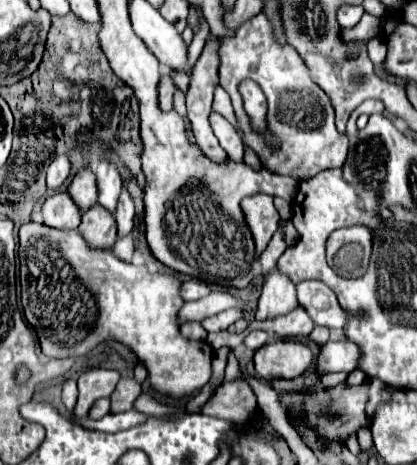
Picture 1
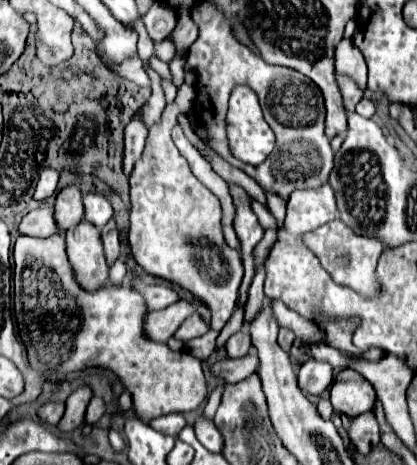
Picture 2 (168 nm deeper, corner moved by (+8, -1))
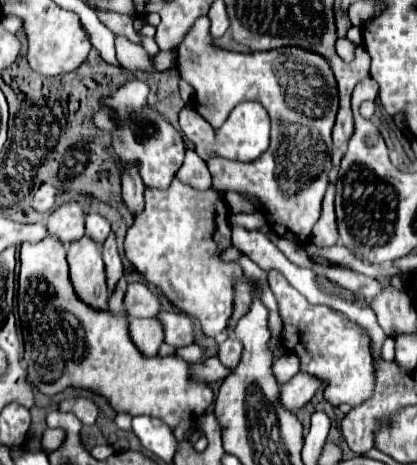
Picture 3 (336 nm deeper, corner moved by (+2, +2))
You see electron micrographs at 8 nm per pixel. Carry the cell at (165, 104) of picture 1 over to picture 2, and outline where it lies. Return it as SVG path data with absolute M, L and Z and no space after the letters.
M142 115L132 117L132 121L124 129L124 171L126 175L130 175L136 159L142 155L146 135L148 135L148 127L142 121Z

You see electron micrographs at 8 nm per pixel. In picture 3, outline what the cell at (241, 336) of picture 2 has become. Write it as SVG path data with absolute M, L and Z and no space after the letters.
M230 336L226 338L220 346L218 346L218 360L226 366L226 368L236 368L240 362L240 354L242 354L242 344Z

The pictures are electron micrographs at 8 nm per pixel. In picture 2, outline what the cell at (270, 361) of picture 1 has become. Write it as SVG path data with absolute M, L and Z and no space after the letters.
M246 355L240 359L220 359L212 365L212 373L222 377L226 383L238 383L246 377L250 377L252 373L258 371L258 357L256 355Z

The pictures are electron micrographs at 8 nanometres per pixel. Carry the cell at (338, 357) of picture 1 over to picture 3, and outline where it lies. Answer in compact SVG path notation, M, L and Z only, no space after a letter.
M298 372L290 382L280 386L278 402L282 404L282 408L286 408L290 412L296 412L296 410L300 410L302 406L306 406L310 402L310 398L314 396L314 392L320 386L322 386L320 380Z

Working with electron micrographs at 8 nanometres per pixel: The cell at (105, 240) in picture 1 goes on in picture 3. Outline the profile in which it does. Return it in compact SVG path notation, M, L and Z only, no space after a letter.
M88 236L68 246L68 266L70 282L74 292L84 304L92 308L108 308L108 286L102 264L102 246L94 244Z

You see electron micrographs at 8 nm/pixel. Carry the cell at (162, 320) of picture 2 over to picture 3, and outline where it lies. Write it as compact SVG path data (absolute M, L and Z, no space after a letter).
M130 318L130 340L136 344L136 348L144 356L154 356L160 348L162 340L162 324L158 324L158 318Z

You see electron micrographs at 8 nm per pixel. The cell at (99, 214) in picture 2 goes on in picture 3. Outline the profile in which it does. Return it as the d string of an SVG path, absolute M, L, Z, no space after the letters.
M90 212L86 216L86 236L92 238L96 244L102 244L110 234L110 224L106 218L102 218L96 212Z

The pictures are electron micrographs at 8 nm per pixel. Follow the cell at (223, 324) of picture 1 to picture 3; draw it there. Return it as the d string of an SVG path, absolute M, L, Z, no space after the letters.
M160 310L158 314L158 320L164 328L164 342L170 344L170 346L188 346L192 344L192 320L186 316L186 314L180 314L180 312L166 312L166 310Z

